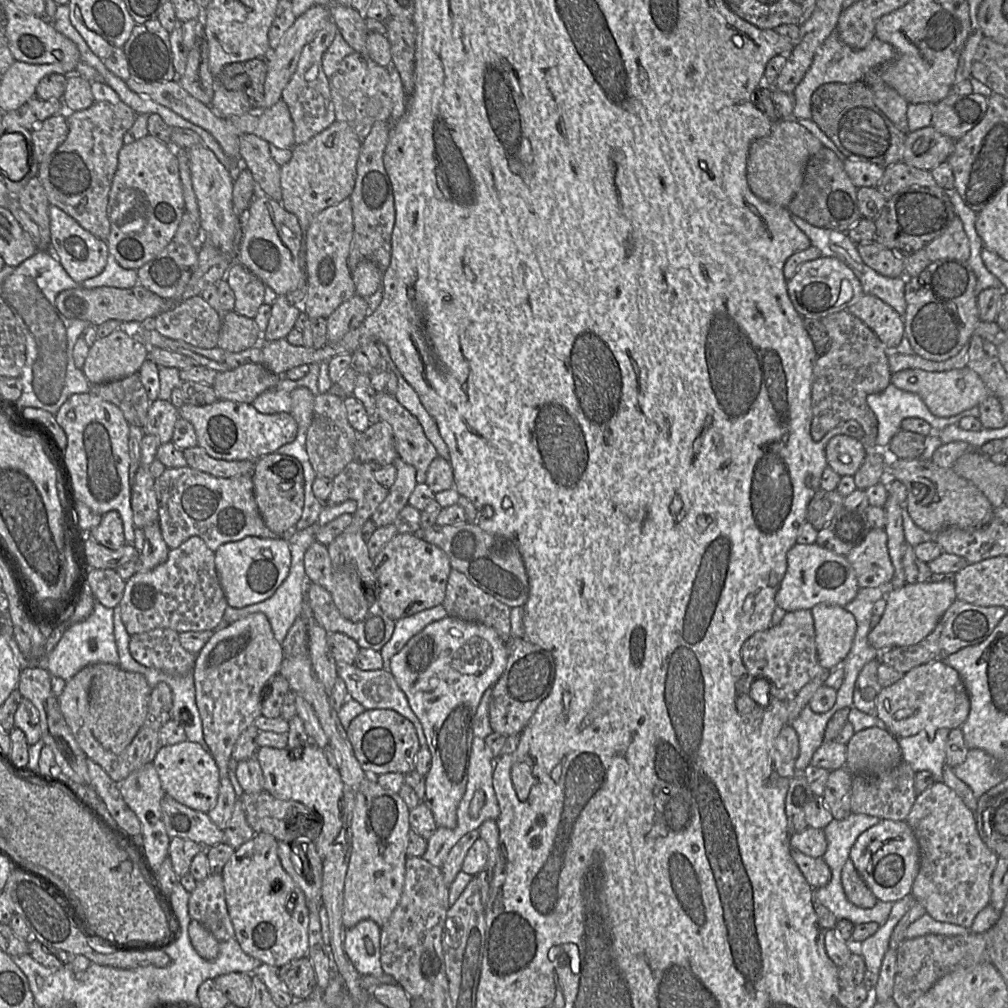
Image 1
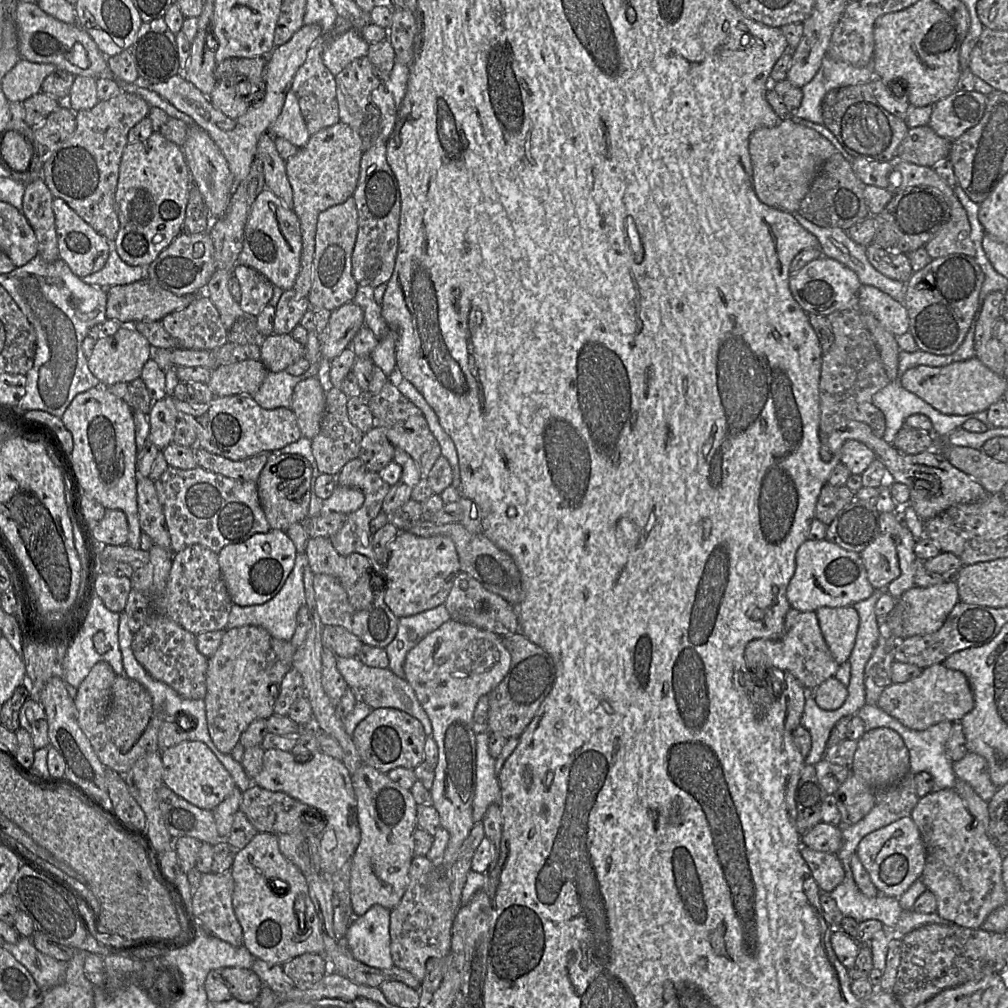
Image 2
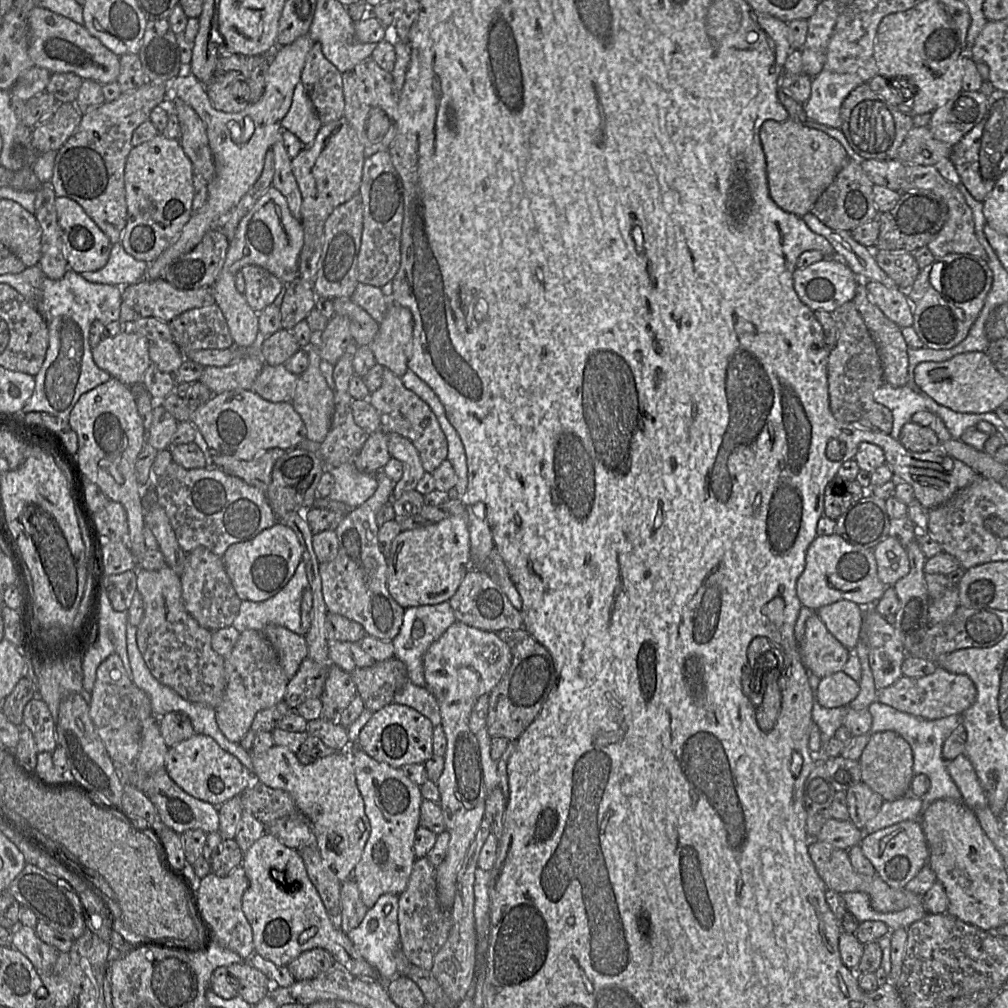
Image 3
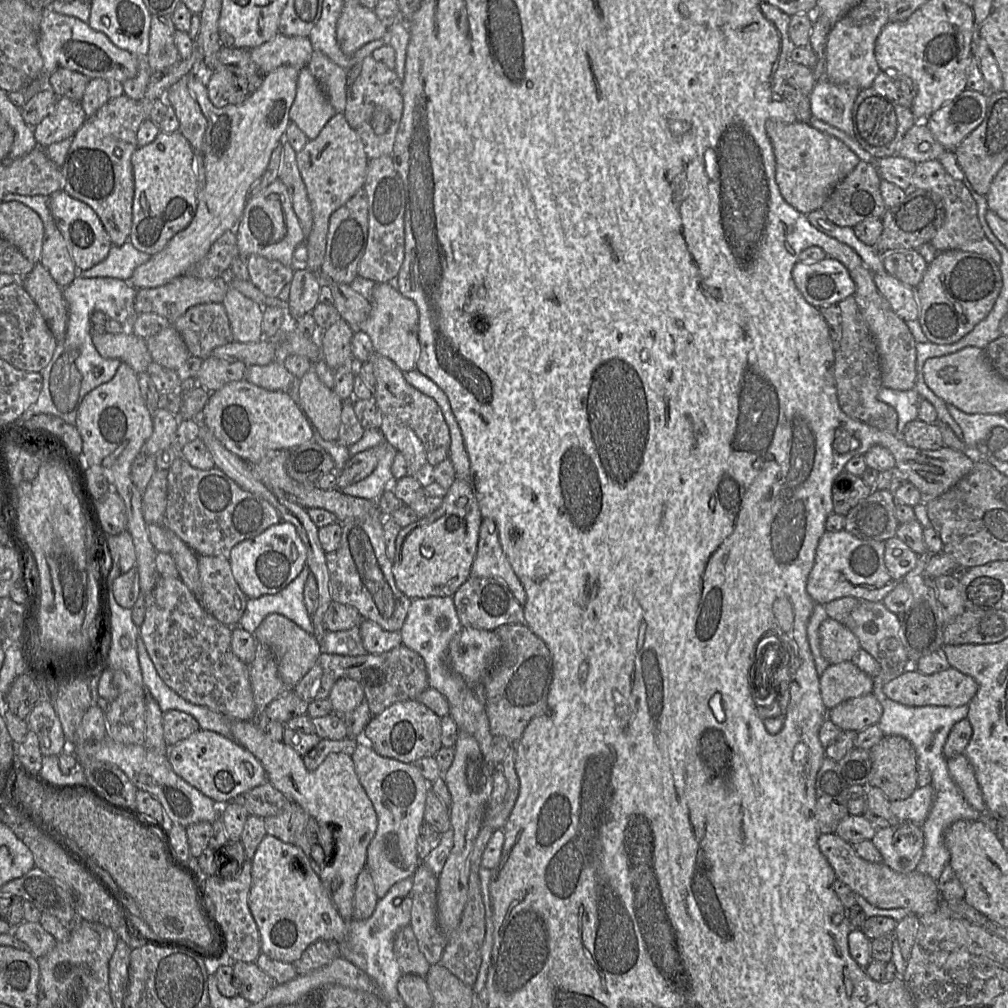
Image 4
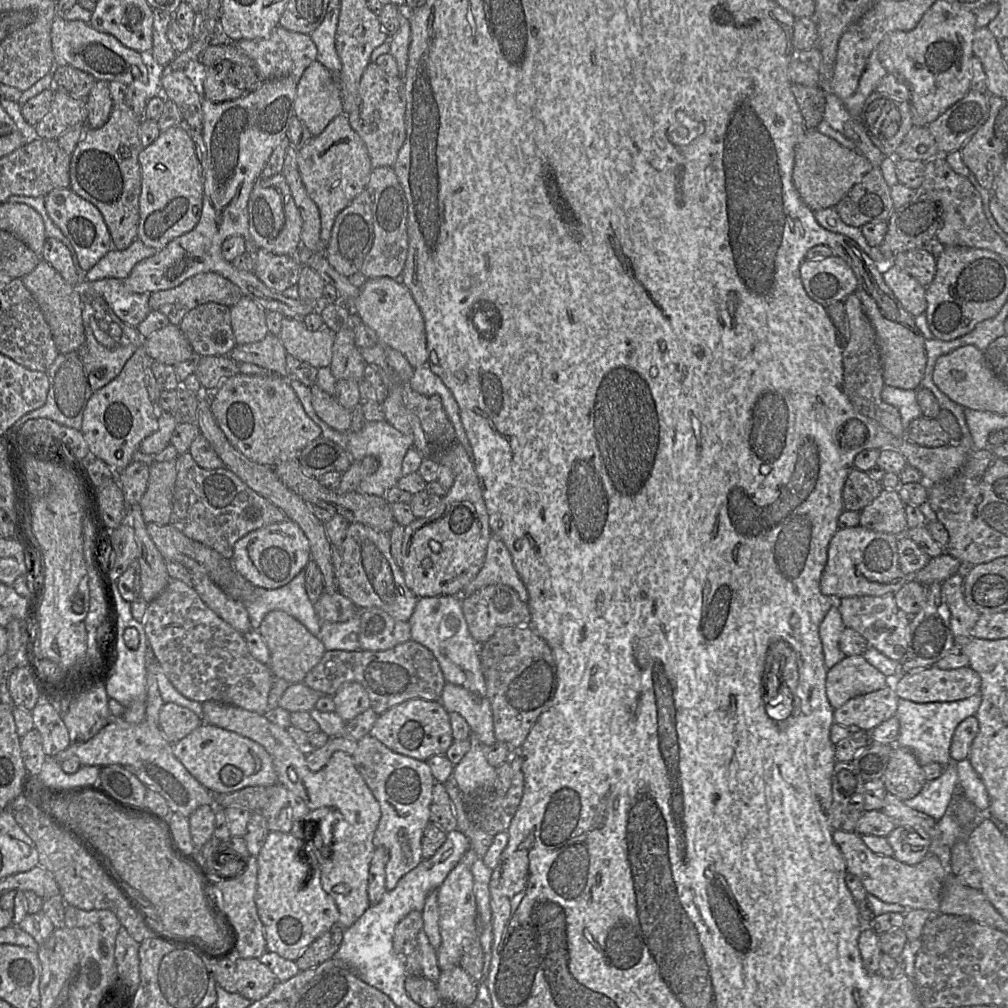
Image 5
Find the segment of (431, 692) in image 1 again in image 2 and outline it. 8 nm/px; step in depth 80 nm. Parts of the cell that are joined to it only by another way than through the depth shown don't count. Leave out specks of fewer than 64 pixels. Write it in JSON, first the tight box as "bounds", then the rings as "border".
{"bounds":[403,620,510,871],"border":[[[449,620],[438,629],[426,635],[407,654],[403,670],[404,678],[414,689],[432,725],[432,737],[438,746],[438,761],[435,779],[430,789],[431,804],[436,808],[441,828],[449,832],[449,841],[444,853],[441,869],[446,871],[455,862],[459,851],[475,823],[472,805],[476,792],[476,734],[473,730],[473,716],[479,699],[490,692],[504,679],[510,666],[510,654],[499,635]]]}

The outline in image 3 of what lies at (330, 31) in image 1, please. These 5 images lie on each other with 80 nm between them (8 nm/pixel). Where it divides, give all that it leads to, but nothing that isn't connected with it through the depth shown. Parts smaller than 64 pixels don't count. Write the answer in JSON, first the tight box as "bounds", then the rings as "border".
{"bounds":[300,42,344,125],"border":[[[319,42],[309,51],[300,82],[322,125],[344,117],[342,74],[323,55]]]}

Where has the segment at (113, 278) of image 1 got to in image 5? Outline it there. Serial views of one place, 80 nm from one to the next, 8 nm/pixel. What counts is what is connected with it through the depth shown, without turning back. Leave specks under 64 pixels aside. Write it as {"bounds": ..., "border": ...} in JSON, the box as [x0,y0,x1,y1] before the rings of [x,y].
{"bounds":[86,239,159,281],"border":[[[139,239],[134,240],[125,250],[112,247],[92,269],[86,272],[87,281],[104,278],[124,280],[138,262],[153,256],[157,251],[159,250],[144,245]]]}

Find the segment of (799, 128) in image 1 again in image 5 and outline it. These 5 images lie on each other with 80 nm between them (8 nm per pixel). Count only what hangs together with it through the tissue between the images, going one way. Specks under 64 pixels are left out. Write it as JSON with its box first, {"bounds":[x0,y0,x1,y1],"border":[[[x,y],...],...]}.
{"bounds":[793,129,873,211],"border":[[[807,129],[795,150],[793,183],[813,211],[835,206],[873,168],[860,152],[844,147],[817,129]]]}

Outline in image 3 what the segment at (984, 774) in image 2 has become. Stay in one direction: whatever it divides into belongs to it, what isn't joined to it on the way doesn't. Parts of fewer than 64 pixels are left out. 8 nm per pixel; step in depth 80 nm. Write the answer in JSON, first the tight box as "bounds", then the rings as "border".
{"bounds":[947,754,988,809],"border":[[[960,754],[947,762],[947,769],[957,785],[962,802],[972,809],[983,809],[988,806],[988,799],[981,787],[975,769],[965,754]]]}

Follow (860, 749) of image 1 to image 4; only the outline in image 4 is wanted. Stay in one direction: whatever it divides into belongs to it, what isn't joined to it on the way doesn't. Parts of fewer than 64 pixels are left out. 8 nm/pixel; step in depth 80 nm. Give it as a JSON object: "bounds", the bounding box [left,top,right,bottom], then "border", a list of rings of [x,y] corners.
{"bounds":[868,735,917,802],"border":[[[884,735],[870,750],[868,785],[879,788],[890,802],[910,797],[917,787],[917,754],[912,744],[898,735]]]}

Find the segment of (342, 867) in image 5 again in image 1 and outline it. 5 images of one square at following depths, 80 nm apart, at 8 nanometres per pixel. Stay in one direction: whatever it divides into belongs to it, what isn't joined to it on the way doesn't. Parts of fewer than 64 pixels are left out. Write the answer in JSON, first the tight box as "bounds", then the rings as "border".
{"bounds":[255,741,351,859],"border":[[[308,741],[302,748],[302,755],[297,760],[290,759],[290,752],[287,749],[275,749],[270,747],[259,747],[255,753],[259,761],[264,779],[264,791],[280,800],[297,801],[312,809],[321,819],[321,832],[314,841],[319,856],[324,859],[330,848],[335,844],[340,834],[345,835],[348,840],[348,833],[351,828],[349,819],[344,821],[344,810],[342,810],[343,782],[338,768],[333,768],[327,761],[324,751],[313,742]]]}

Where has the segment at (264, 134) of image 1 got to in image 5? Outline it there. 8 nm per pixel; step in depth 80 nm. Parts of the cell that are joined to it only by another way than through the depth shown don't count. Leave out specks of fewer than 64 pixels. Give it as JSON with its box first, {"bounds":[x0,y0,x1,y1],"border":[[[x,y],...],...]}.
{"bounds":[294,61,343,136],"border":[[[318,61],[312,62],[298,81],[294,112],[313,136],[343,113],[338,79]]]}

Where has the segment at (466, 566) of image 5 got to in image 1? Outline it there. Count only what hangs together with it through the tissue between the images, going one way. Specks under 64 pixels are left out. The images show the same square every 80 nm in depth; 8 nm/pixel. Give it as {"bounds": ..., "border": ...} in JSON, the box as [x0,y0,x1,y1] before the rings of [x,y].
{"bounds":[373,534,450,621],"border":[[[396,534],[373,559],[378,584],[377,602],[393,621],[442,604],[450,571],[447,555],[437,546],[414,534]]]}

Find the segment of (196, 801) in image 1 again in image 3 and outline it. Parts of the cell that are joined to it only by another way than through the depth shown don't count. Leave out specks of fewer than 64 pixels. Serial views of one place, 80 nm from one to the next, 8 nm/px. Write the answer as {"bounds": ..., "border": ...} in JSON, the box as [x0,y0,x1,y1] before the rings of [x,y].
{"bounds":[165,734,254,807],"border":[[[194,734],[169,747],[165,758],[169,777],[187,794],[216,807],[241,795],[253,782],[254,775],[233,754],[222,749],[210,736]]]}

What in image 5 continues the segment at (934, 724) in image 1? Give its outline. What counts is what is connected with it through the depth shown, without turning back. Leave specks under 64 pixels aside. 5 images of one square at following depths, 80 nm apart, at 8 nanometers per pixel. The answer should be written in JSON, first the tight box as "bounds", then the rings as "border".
{"bounds":[890,666,981,703],"border":[[[931,666],[923,670],[899,674],[895,680],[890,682],[899,699],[914,703],[943,703],[964,700],[978,694],[981,685],[978,673],[970,667],[942,670]]]}

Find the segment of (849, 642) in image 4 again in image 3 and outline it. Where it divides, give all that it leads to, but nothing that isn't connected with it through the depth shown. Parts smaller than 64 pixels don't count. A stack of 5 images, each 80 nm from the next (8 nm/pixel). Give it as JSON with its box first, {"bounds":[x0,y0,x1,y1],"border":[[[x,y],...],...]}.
{"bounds":[798,613,850,679],"border":[[[816,613],[806,620],[804,638],[798,646],[803,665],[810,676],[819,679],[841,671],[850,655]]]}

